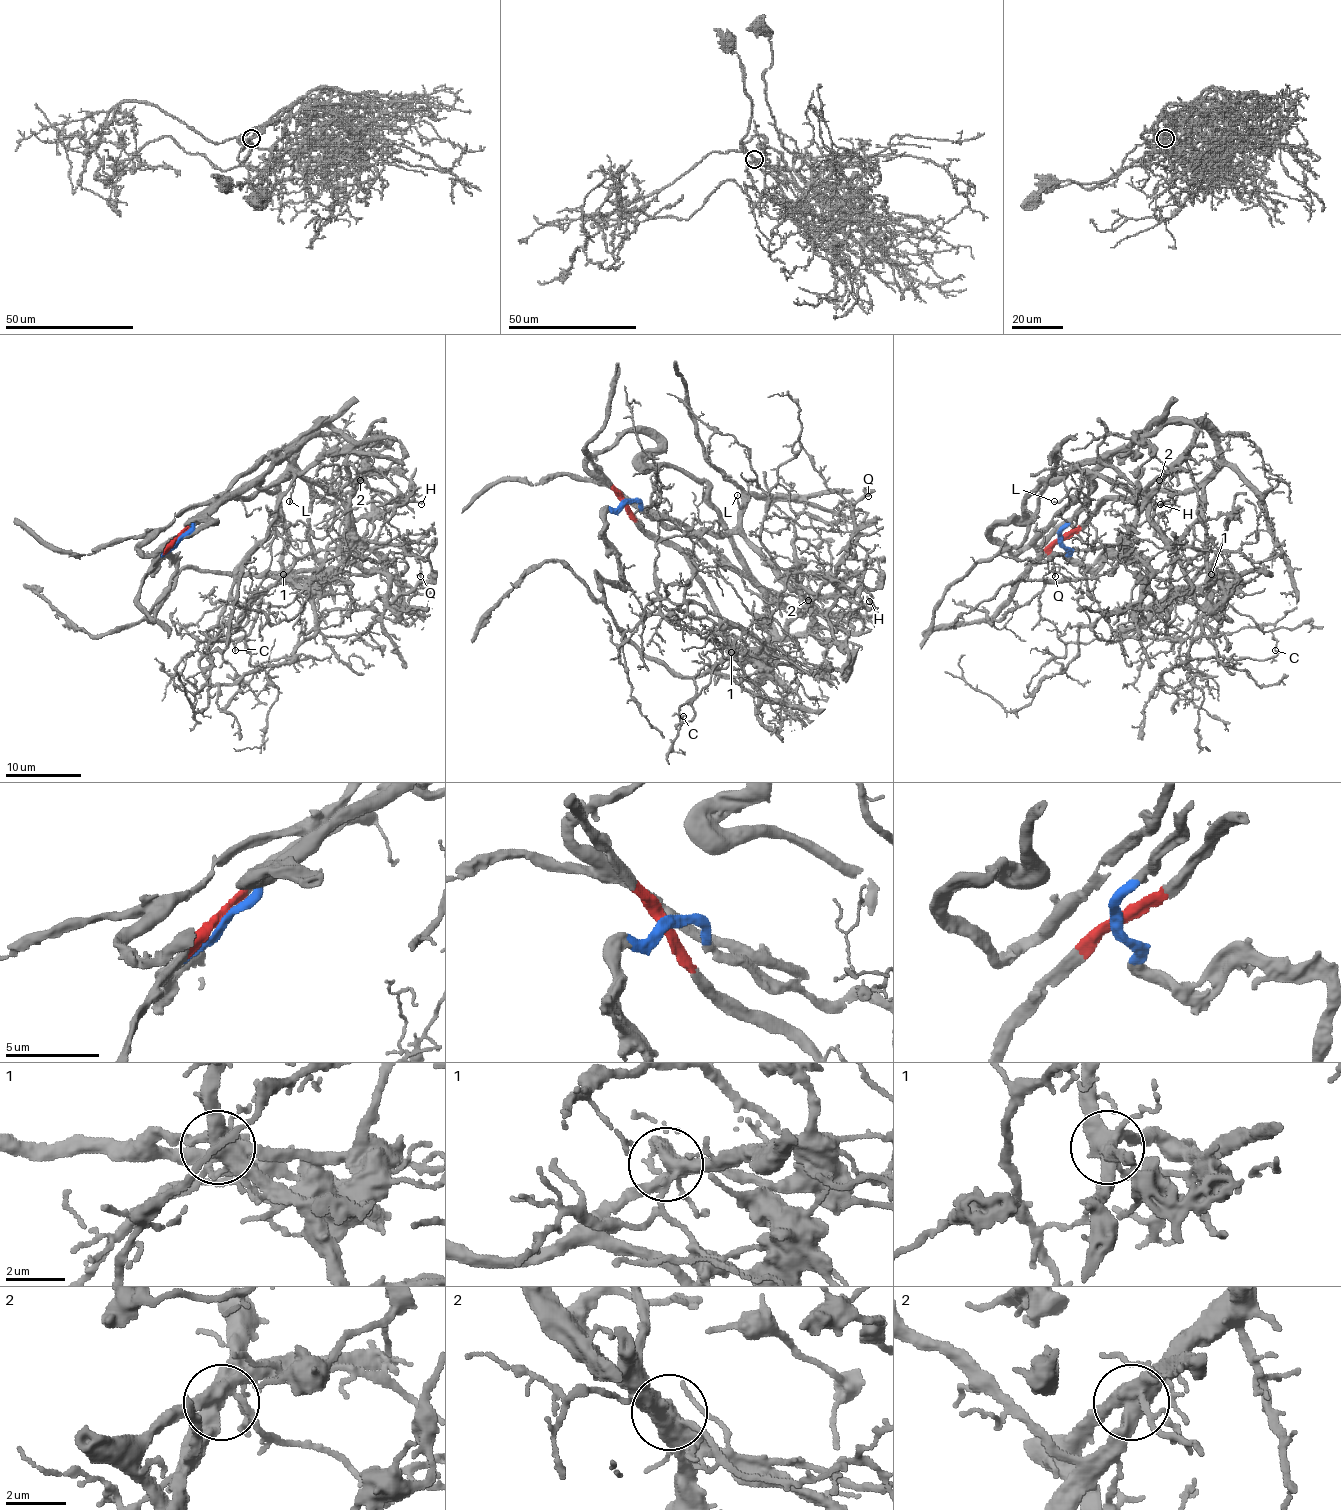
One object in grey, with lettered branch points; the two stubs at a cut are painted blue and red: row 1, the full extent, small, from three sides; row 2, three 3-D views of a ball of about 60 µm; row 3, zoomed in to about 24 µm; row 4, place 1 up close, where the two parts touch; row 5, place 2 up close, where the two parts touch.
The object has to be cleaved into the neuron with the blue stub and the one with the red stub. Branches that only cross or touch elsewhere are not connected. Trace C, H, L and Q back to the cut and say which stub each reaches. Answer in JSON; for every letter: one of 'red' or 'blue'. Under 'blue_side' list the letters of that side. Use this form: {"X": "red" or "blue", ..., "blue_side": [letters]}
{"C": "red", "H": "blue", "L": "blue", "Q": "red", "blue_side": ["H", "L"]}

